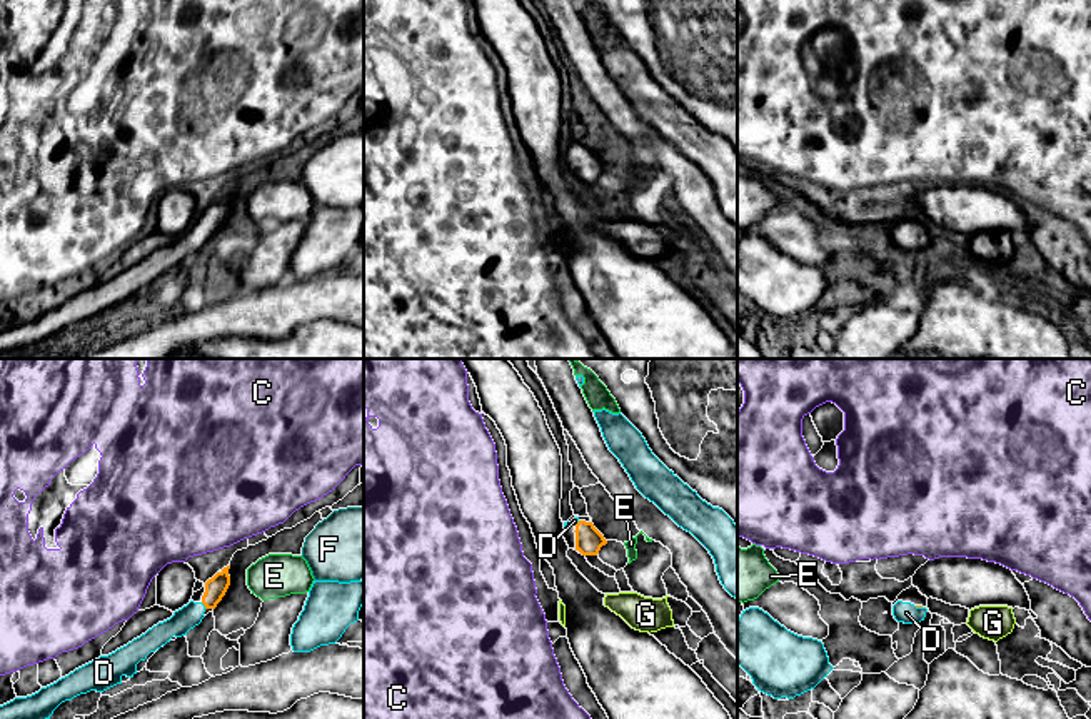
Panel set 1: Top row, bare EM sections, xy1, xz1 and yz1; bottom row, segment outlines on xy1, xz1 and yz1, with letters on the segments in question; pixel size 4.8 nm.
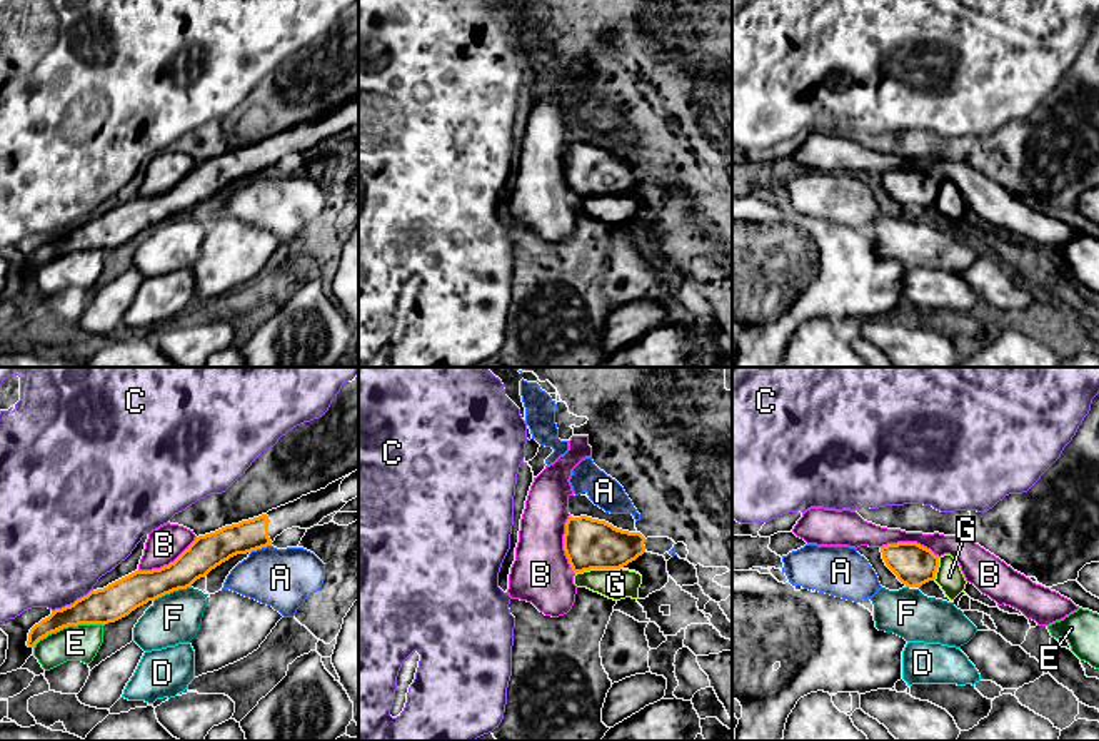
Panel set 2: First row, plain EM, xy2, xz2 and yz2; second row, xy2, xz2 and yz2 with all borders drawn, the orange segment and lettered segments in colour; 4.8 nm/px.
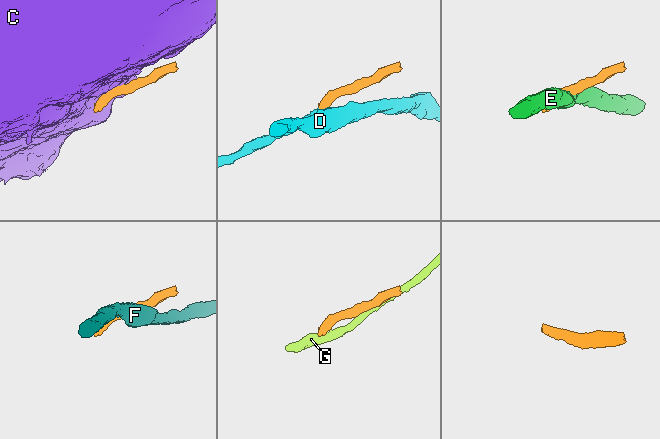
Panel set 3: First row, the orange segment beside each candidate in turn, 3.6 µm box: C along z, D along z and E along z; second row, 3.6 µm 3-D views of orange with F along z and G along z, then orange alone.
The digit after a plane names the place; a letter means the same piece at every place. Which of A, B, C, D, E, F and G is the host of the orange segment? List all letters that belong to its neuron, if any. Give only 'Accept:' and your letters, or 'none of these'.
Accept: D

